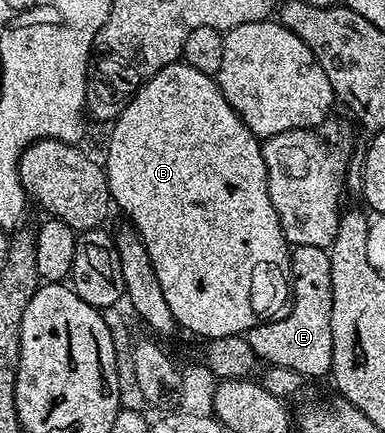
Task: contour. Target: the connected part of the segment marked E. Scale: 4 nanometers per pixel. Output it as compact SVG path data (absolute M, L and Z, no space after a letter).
M295 246L290 250L290 273L288 275L292 283L292 299L294 303L289 303L288 309L281 316L275 317L273 320L259 321L258 325L253 326L245 335L248 344L252 348L255 359L261 360L263 363L271 366L283 366L284 368L292 368L292 372L305 376L307 379L318 378L321 374L324 376L330 374L330 365L332 364L332 264L330 263L329 253L321 246Z

